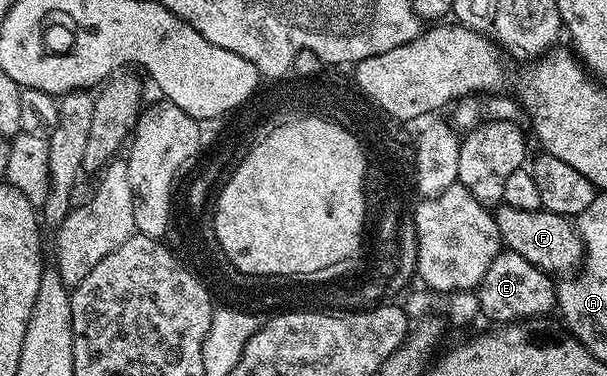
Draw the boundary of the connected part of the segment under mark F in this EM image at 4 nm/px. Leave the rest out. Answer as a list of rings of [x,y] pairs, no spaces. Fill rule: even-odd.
[[[504,203],[496,209],[495,215],[501,243],[508,251],[523,254],[527,262],[539,266],[550,274],[558,274],[557,272],[569,274],[578,267],[583,256],[581,236],[570,217],[544,210],[515,210]]]

